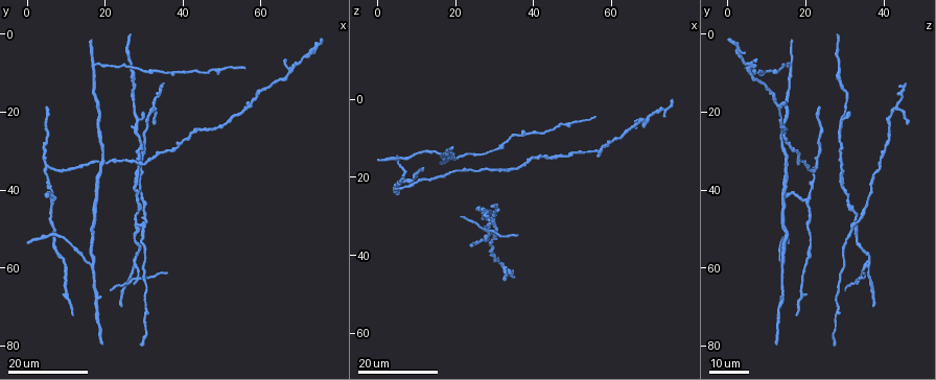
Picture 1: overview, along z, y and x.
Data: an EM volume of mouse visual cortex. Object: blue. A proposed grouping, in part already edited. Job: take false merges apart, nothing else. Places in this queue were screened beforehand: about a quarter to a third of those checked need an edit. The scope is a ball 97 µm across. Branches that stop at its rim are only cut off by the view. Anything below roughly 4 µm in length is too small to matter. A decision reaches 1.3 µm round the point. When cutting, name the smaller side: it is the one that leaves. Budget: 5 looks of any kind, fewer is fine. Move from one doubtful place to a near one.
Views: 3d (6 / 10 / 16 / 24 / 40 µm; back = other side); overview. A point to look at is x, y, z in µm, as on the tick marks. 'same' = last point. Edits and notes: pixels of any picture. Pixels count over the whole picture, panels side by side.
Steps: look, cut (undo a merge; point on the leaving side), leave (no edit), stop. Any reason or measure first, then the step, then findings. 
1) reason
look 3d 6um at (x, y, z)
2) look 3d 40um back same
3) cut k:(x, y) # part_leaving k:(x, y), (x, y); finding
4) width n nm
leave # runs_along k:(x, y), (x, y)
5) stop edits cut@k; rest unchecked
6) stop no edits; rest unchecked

four-way junction
look 3d 16um at (29.0, 62.5, 34.0)

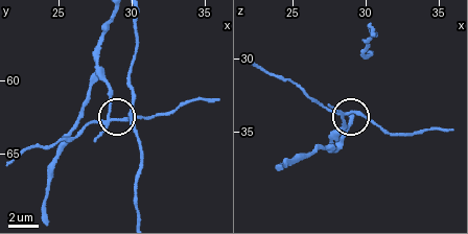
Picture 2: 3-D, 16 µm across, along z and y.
closer look
look 3d 6um at (28.4, 62.6, 33.8)

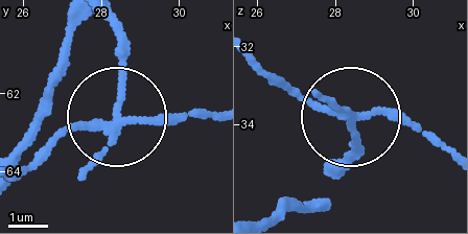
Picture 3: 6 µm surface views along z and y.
cut 3:(169, 123) # part_leaving 3:(103, 126), (67, 133), (17, 166); a second cell is stuck on

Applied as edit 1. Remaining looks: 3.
look overview

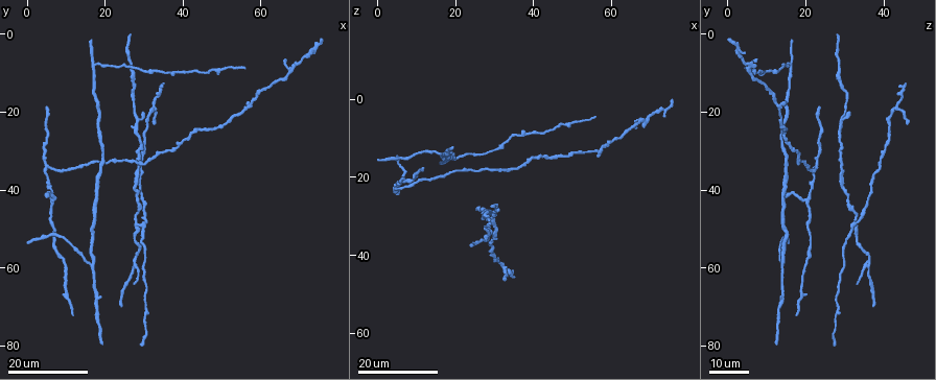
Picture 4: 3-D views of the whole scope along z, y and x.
branch point
look 3d 16um at (16.0, 59.0, 13.5)

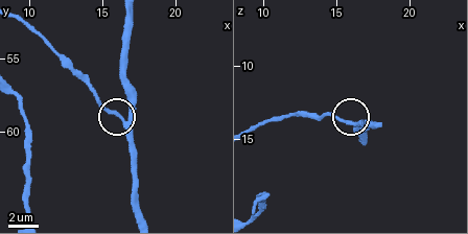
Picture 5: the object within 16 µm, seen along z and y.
zoom in
look 3d 6um at (16.6, 59.4, 14.0)

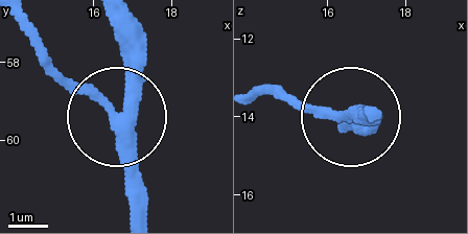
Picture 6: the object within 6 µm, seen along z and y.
width 310 nm
leave # runs_along 6:(118, 21), (129, 71), (118, 151), (135, 211); all the same cell

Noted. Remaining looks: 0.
stop edits cut@3; rest unchecked

